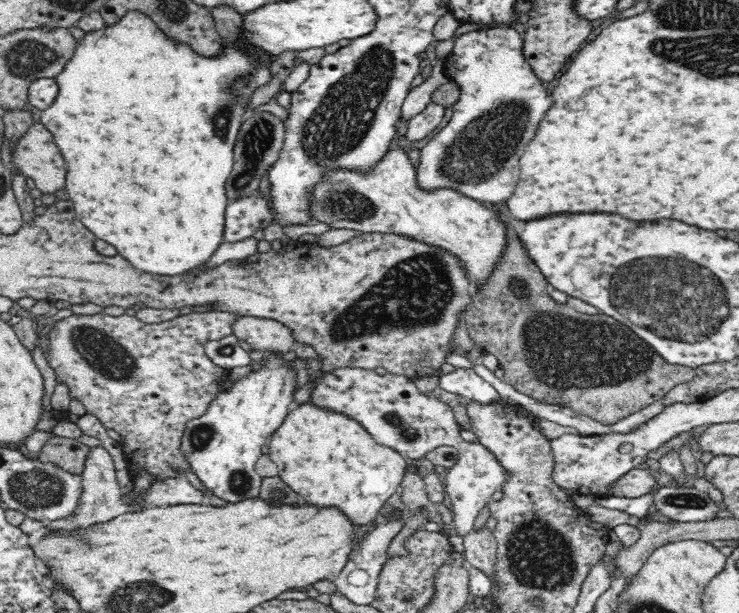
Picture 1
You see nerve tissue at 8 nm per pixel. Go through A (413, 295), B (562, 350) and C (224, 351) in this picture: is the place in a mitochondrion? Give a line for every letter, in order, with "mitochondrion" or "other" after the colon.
A: mitochondrion
B: mitochondrion
C: mitochondrion

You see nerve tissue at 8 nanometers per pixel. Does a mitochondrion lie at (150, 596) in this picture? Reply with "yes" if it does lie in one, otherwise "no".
yes

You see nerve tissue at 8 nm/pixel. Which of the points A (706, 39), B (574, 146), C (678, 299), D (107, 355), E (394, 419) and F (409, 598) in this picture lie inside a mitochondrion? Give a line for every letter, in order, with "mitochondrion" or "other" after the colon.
A: mitochondrion
B: other
C: mitochondrion
D: mitochondrion
E: mitochondrion
F: mitochondrion

